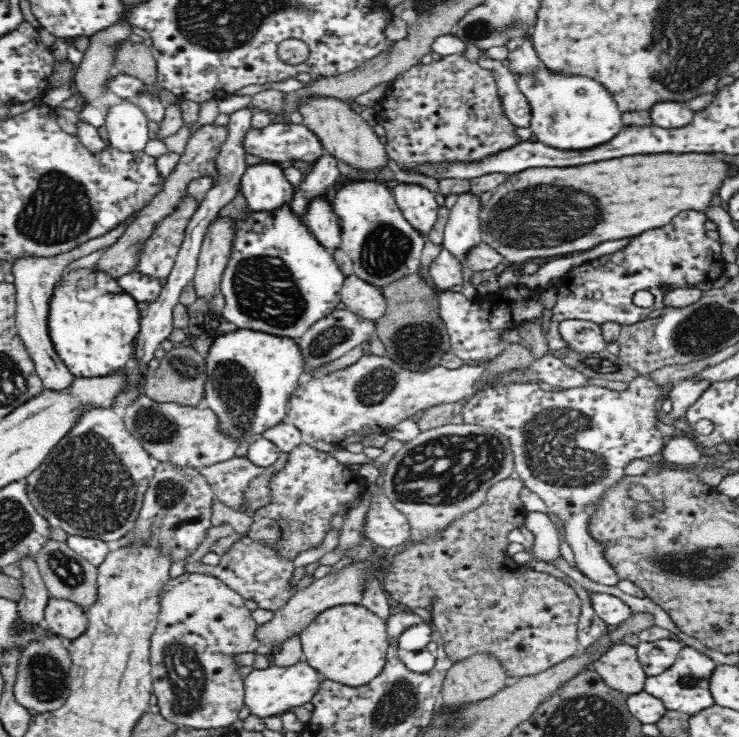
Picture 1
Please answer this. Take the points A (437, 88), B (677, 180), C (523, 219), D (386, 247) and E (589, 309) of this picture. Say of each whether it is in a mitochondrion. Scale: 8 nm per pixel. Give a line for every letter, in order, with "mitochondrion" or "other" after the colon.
A: other
B: other
C: mitochondrion
D: mitochondrion
E: other

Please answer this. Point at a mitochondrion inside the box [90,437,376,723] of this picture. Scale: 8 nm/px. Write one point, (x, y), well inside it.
(187, 677)

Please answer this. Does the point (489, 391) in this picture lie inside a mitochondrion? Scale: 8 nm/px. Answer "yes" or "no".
no

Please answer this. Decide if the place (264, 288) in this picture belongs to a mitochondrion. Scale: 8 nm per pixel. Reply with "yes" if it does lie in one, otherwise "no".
yes

